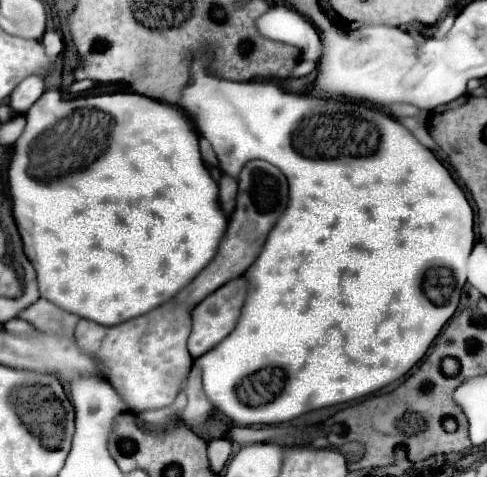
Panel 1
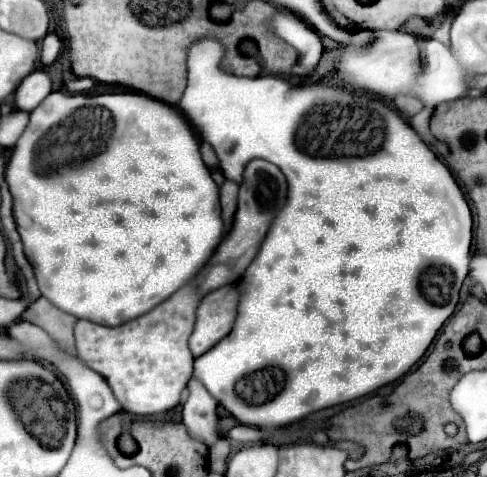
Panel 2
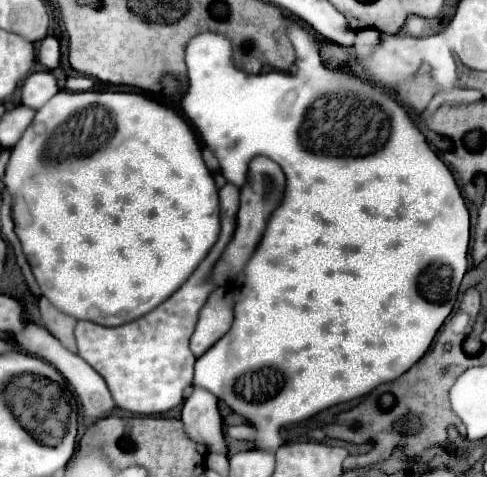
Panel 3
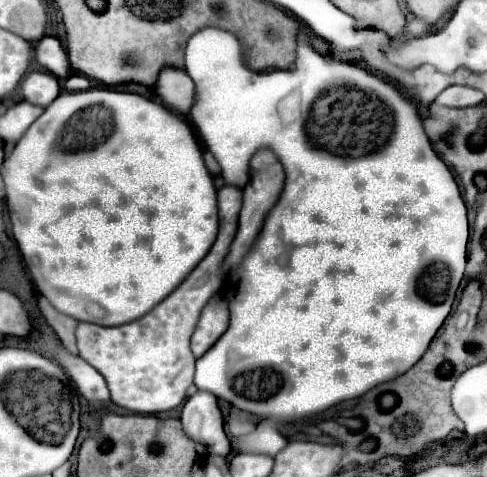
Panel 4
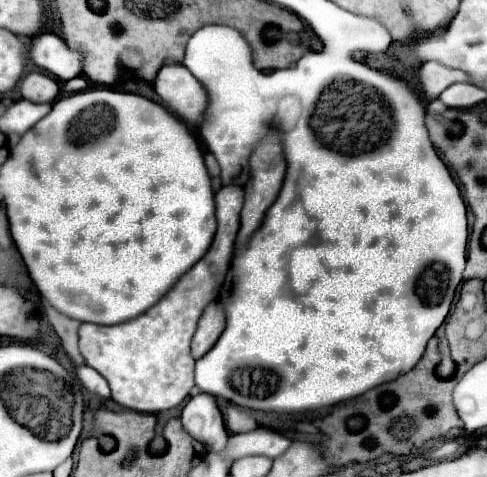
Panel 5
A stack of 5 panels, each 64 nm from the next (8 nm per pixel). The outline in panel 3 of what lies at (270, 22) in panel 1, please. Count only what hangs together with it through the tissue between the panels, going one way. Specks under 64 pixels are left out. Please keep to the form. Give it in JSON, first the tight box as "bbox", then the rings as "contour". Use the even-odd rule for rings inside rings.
{"bbox":[182,24,470,426],"contour":[[[298,24],[288,26],[288,36],[296,48],[298,56],[298,72],[286,74],[286,72],[266,72],[266,74],[246,74],[238,72],[236,64],[232,64],[232,44],[230,40],[220,36],[196,36],[190,40],[186,48],[186,66],[188,66],[188,92],[182,100],[182,110],[190,118],[190,122],[200,130],[202,140],[206,146],[216,152],[216,158],[220,162],[222,174],[230,184],[238,184],[238,172],[246,172],[248,162],[254,156],[272,156],[286,174],[286,192],[282,204],[272,212],[266,232],[244,266],[244,270],[236,278],[236,298],[234,298],[234,322],[232,328],[226,332],[224,338],[220,338],[204,356],[196,360],[196,372],[194,372],[194,384],[200,388],[206,388],[216,398],[224,400],[234,412],[242,414],[246,420],[250,420],[254,426],[260,424],[274,424],[274,426],[288,426],[302,420],[308,420],[316,416],[318,412],[336,406],[340,402],[348,402],[354,398],[362,398],[368,392],[372,392],[376,386],[384,382],[392,382],[398,376],[402,376],[406,370],[410,370],[430,348],[434,334],[444,324],[448,314],[452,312],[452,306],[456,302],[458,286],[462,282],[462,276],[468,268],[468,242],[470,242],[470,216],[468,208],[464,204],[464,198],[460,194],[460,188],[454,182],[452,172],[446,168],[446,164],[430,150],[426,144],[424,134],[414,126],[408,110],[396,102],[384,88],[362,80],[350,72],[344,70],[330,70],[320,62],[316,40],[310,32],[300,28]]]}

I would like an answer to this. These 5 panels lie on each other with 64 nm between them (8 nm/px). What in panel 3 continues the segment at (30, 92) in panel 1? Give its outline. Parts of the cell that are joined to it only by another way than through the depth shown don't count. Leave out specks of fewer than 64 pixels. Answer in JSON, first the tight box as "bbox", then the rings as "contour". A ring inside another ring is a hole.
{"bbox":[22,72,58,108],"contour":[[[32,72],[22,84],[22,104],[30,108],[42,108],[58,92],[52,72]]]}

